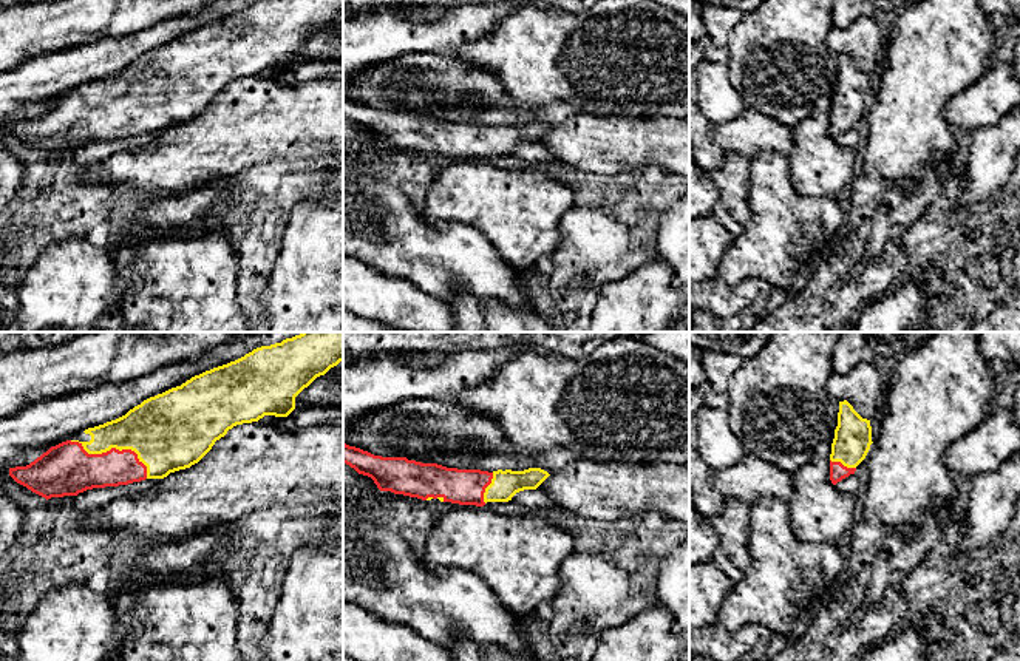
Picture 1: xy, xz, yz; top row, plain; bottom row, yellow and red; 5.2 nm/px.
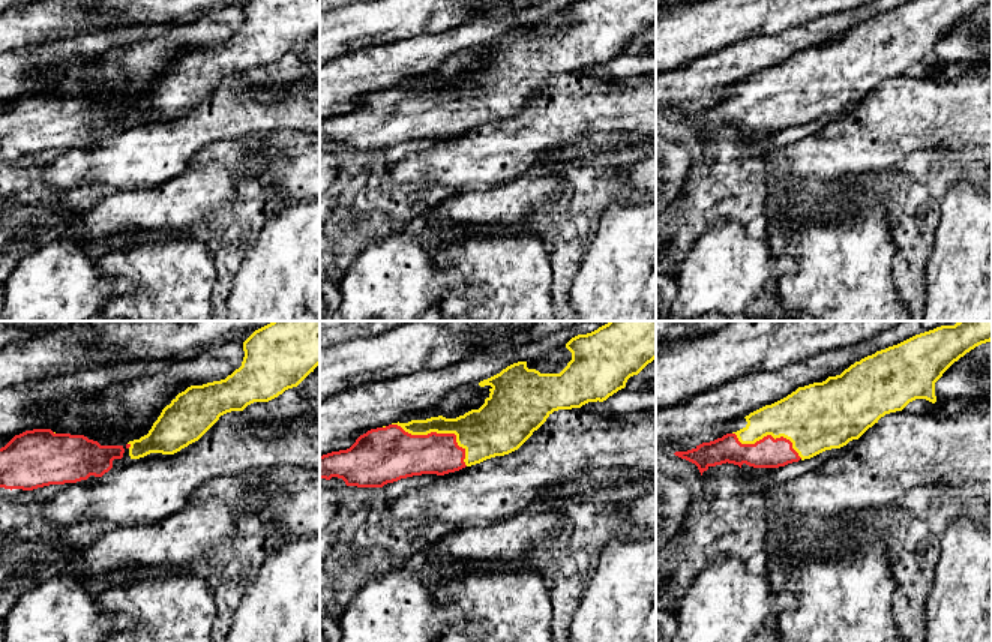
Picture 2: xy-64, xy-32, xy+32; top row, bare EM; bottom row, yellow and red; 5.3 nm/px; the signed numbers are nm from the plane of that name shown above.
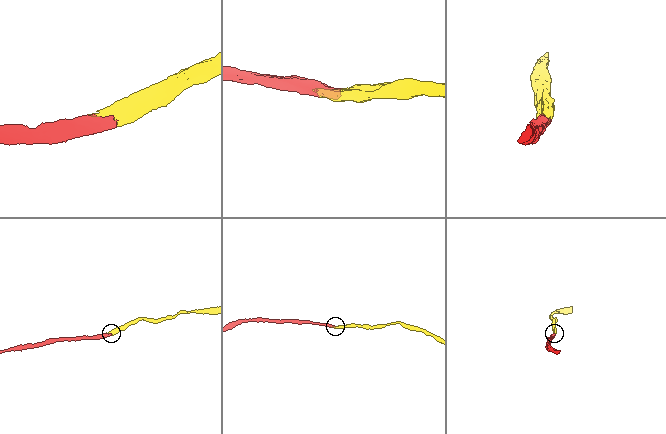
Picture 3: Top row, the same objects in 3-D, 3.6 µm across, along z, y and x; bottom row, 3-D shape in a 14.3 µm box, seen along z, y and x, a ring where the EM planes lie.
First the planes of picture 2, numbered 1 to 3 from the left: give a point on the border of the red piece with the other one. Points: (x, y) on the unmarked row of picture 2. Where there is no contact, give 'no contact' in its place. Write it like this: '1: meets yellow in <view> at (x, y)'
1: meets yellow in xy-64 at (131, 110)
2: meets yellow in xy-32 at (438, 96)
3: meets yellow in xy+32 at (769, 98)

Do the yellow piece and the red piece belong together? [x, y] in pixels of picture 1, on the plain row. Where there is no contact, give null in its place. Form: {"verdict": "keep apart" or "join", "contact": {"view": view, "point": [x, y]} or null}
{"verdict": "join", "contact": {"view": "xy", "point": [115, 101]}}

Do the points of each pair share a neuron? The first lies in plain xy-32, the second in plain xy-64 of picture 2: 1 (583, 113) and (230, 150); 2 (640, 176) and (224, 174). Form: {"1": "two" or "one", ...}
{"1": "two", "2": "one"}

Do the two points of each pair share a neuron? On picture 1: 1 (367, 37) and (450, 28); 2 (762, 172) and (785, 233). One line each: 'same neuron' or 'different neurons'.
1: same neuron
2: same neuron

